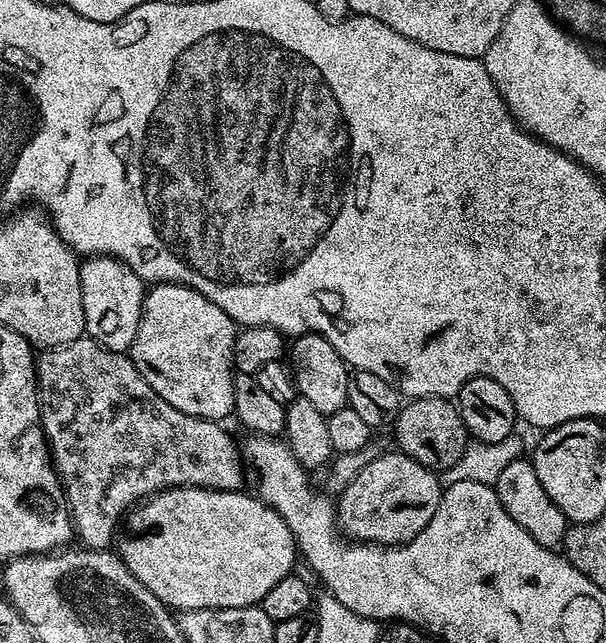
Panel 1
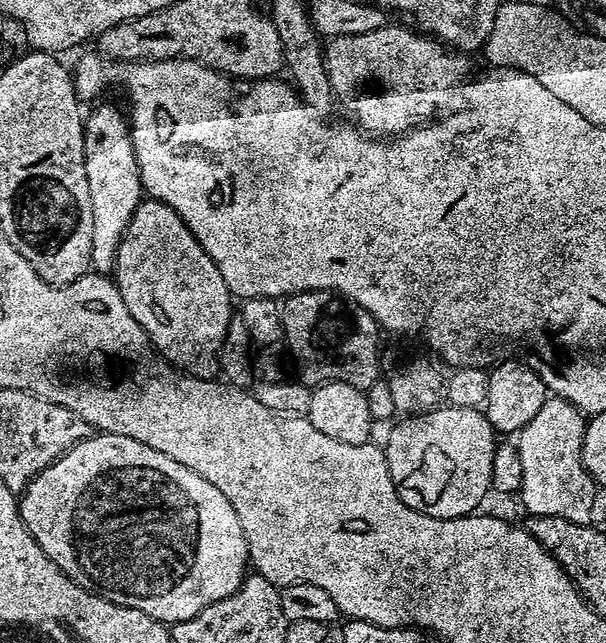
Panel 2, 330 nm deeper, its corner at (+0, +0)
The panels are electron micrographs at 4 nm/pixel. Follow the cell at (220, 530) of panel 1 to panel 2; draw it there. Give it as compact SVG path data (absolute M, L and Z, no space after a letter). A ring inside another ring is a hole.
M113 432L89 434L70 450L66 450L66 454L59 456L50 466L46 466L46 470L42 470L32 477L23 492L18 500L20 516L23 517L25 524L31 529L33 536L45 550L51 549L52 540L61 540L62 543L69 544L73 554L76 555L77 566L94 583L101 584L105 588L101 588L105 593L111 594L127 608L142 610L153 616L155 620L162 621L163 624L171 626L194 618L206 606L234 594L244 582L246 569L250 564L248 539L242 528L242 522L238 518L234 506L226 498L226 494L222 494L222 490L218 490L218 486L214 486L214 482L210 482L202 474L182 466L182 462L174 462L174 458L170 458L164 452L154 450L134 438Z

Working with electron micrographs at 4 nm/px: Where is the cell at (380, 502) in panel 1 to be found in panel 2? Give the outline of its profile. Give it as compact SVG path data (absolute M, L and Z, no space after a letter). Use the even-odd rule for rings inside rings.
M448 404L405 415L392 426L382 447L398 498L434 518L453 520L473 515L494 484L492 467L498 433L485 413L480 408Z

